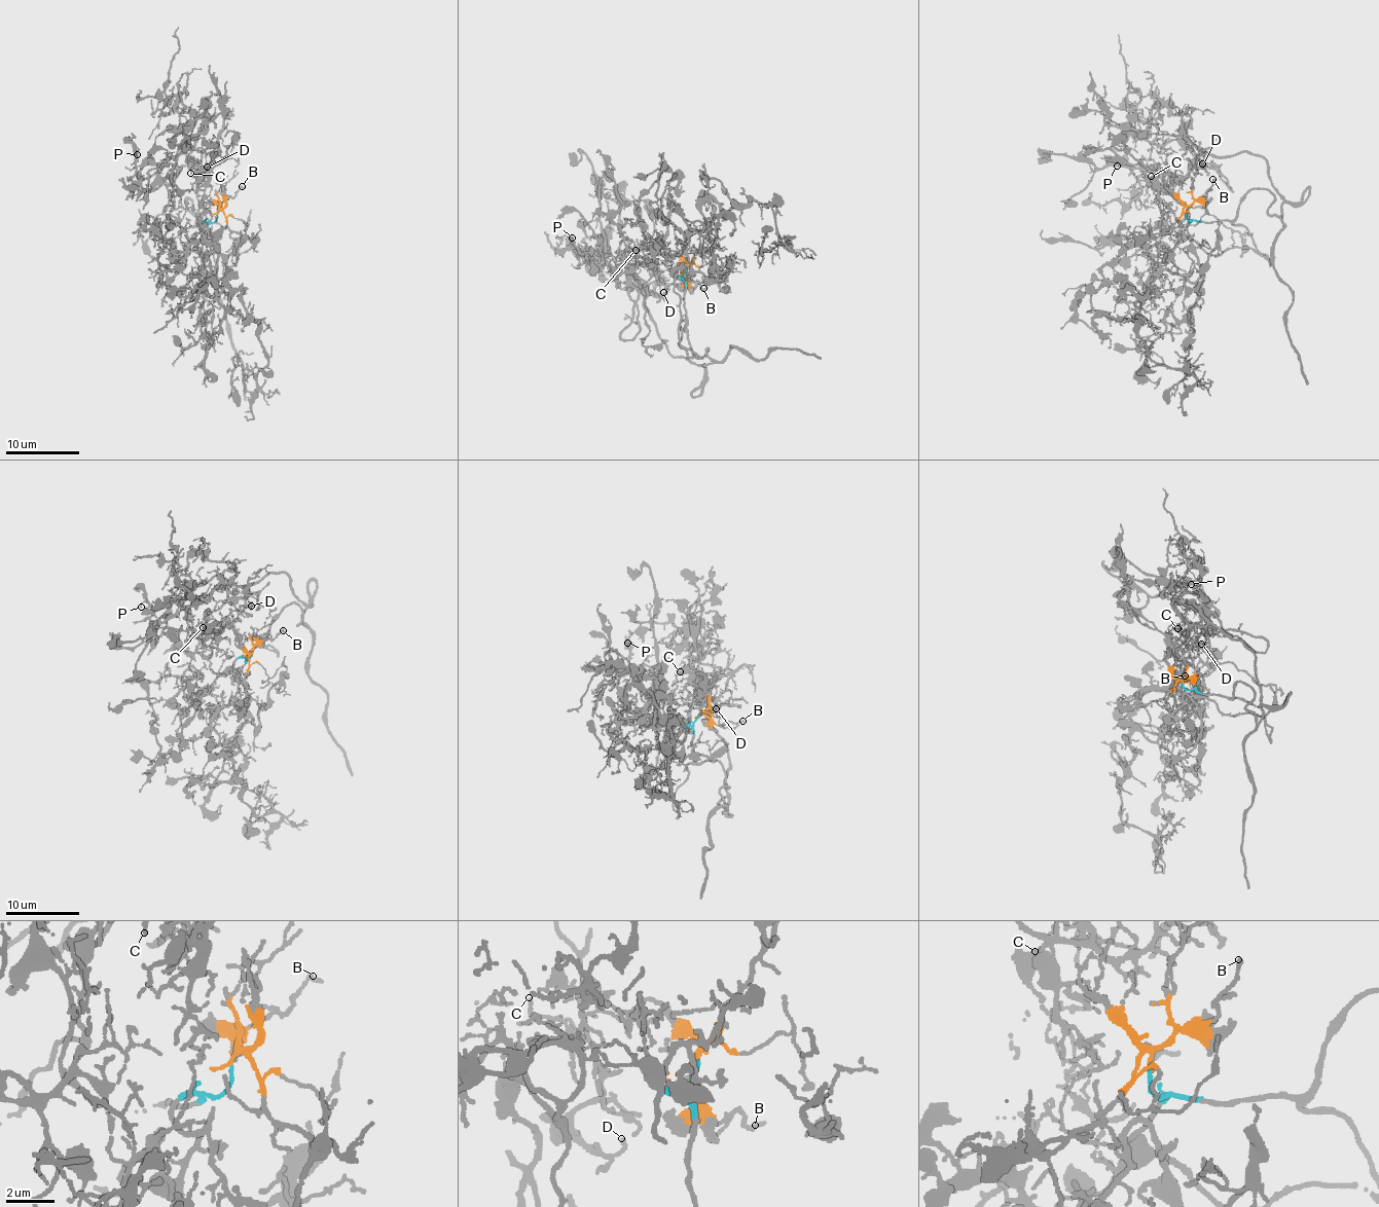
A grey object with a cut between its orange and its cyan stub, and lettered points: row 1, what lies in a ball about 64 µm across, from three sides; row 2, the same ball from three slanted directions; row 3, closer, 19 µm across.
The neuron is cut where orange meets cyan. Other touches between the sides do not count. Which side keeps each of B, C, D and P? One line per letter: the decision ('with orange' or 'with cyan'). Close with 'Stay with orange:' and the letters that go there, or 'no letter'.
B: with orange
C: with cyan
D: with cyan
P: with cyan
Stay with orange: B

